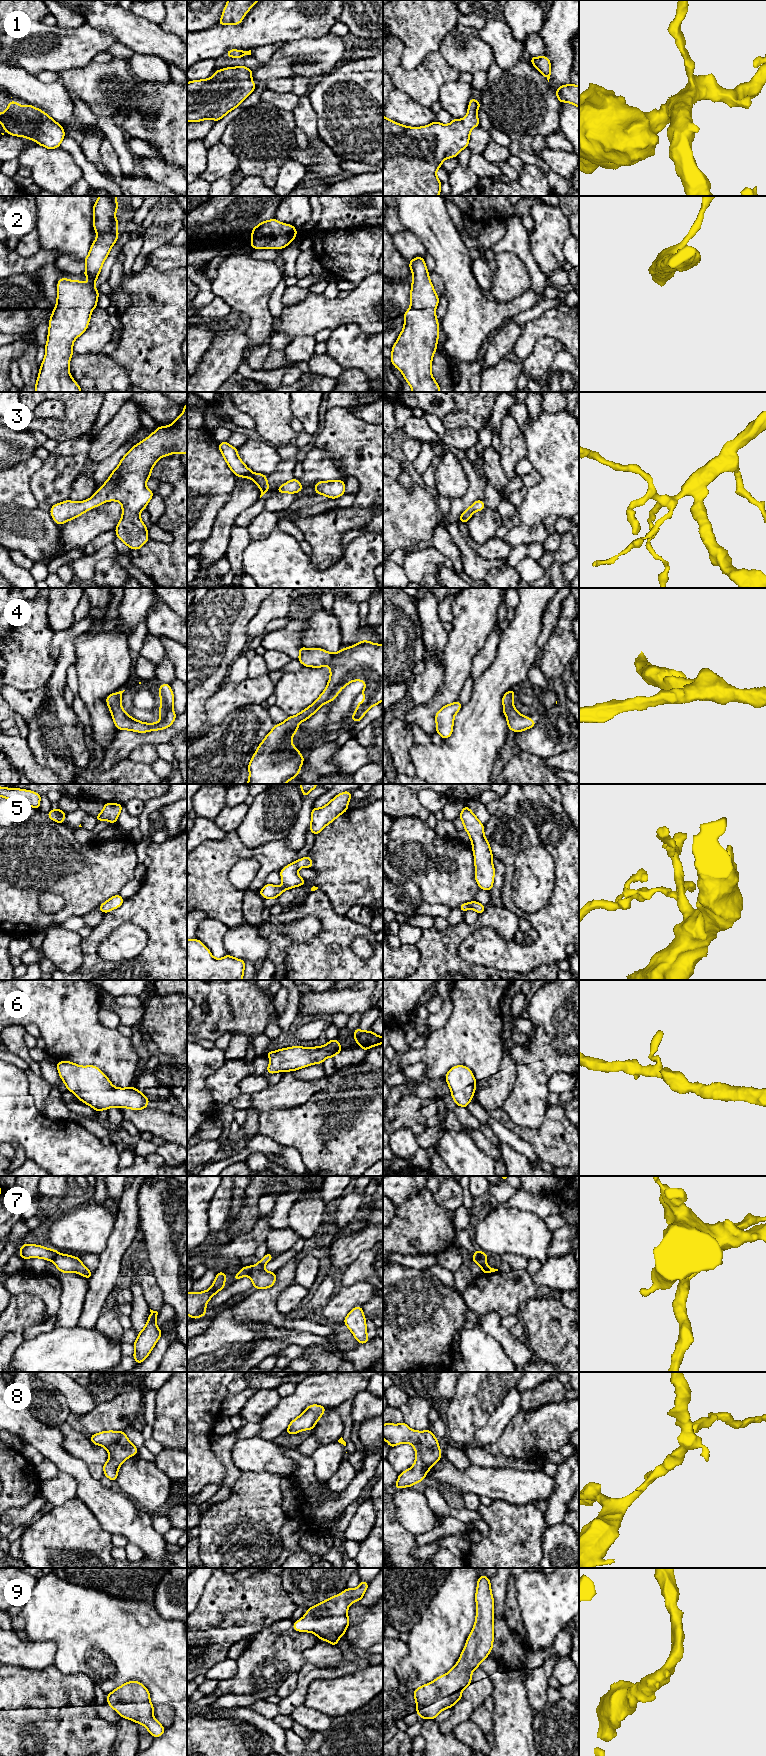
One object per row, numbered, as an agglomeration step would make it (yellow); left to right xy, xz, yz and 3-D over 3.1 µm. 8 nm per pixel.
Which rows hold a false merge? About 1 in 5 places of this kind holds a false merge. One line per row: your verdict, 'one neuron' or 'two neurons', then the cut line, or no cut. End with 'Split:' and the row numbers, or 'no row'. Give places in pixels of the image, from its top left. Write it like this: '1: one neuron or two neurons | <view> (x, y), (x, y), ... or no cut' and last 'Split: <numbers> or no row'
1: one neuron | no cut
2: one neuron | no cut
3: one neuron | no cut
4: one neuron | no cut
5: one neuron | no cut
6: one neuron | no cut
7: two neurons | xz (251, 1266), (251, 1271), (248, 1275)
8: one neuron | no cut
9: one neuron | no cut
Split: 7

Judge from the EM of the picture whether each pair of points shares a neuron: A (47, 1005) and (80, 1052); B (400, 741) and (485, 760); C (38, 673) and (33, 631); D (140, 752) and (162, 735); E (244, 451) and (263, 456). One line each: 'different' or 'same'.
A: same
B: different
C: same
D: different
E: same

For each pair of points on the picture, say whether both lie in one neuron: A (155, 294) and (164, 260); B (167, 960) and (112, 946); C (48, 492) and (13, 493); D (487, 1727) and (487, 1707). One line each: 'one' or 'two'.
A: two
B: two
C: two
D: one

